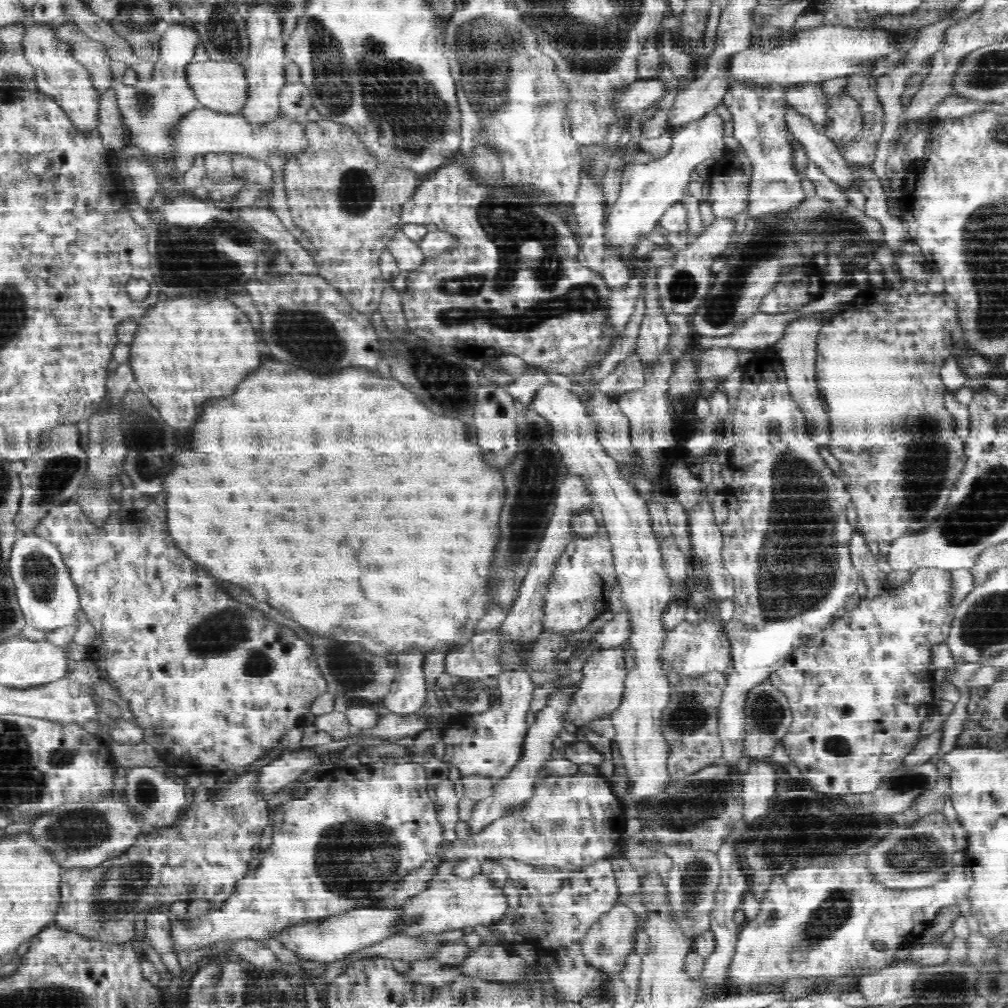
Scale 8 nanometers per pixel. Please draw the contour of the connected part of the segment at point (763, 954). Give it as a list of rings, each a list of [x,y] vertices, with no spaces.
[[[858,852],[858,854],[844,854],[842,858],[834,858],[834,860],[826,860],[822,864],[808,864],[804,868],[794,868],[790,870],[788,874],[784,876],[776,876],[770,890],[766,892],[766,898],[762,901],[762,912],[750,920],[747,920],[746,926],[741,927],[738,942],[736,944],[736,956],[732,960],[732,966],[730,966],[730,981],[728,991],[735,991],[738,985],[744,983],[759,983],[763,980],[783,981],[787,978],[794,977],[811,977],[814,975],[822,975],[822,977],[828,977],[830,980],[841,976],[841,974],[848,967],[857,967],[858,965],[866,965],[866,967],[872,967],[874,972],[884,968],[885,964],[894,958],[898,948],[903,946],[909,946],[912,943],[920,940],[923,932],[930,926],[932,919],[936,916],[936,913],[941,909],[941,906],[946,906],[950,903],[960,903],[963,900],[968,899],[968,892],[970,884],[972,884],[972,874],[970,870],[966,870],[964,866],[954,866],[940,882],[932,884],[932,886],[922,886],[922,888],[898,888],[890,887],[888,883],[880,882],[878,878],[879,874],[875,874],[875,870],[872,870],[872,864],[870,864],[870,856],[868,852]]]

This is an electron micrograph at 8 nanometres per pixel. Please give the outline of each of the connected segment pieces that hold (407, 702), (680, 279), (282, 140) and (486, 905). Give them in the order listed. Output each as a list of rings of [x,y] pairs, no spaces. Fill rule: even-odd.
[[[422,653],[398,655],[396,674],[390,692],[378,704],[386,706],[390,714],[402,719],[421,714],[426,709],[426,685],[421,664]]]
[[[714,220],[712,228],[704,232],[698,240],[688,244],[686,248],[678,250],[674,254],[674,260],[665,262],[662,266],[654,268],[655,293],[653,298],[659,306],[661,315],[666,317],[670,314],[681,314],[690,316],[697,306],[700,306],[708,294],[712,284],[710,276],[714,276],[711,271],[712,261],[718,256],[723,256],[722,250],[726,250],[730,236],[734,232],[734,222],[731,220]],[[722,252],[722,254],[720,254]]]
[[[198,107],[196,108],[183,122],[181,127],[181,138],[178,142],[178,151],[180,151],[180,158],[178,158],[179,172],[181,176],[190,169],[194,164],[194,159],[198,156],[204,156],[209,152],[217,153],[240,153],[252,156],[253,158],[265,160],[273,169],[272,181],[274,182],[274,190],[272,190],[272,204],[276,210],[276,217],[280,219],[282,225],[289,231],[292,237],[298,236],[300,244],[303,249],[310,252],[310,256],[314,258],[314,252],[310,248],[310,241],[307,235],[301,228],[298,228],[293,223],[286,198],[284,198],[284,186],[282,186],[282,174],[284,174],[284,154],[286,152],[295,153],[300,147],[303,147],[304,142],[304,125],[299,124],[298,120],[294,122],[286,122],[279,119],[272,122],[272,125],[265,126],[264,129],[254,131],[250,129],[240,114],[220,113],[212,109]]]
[[[444,862],[423,889],[405,898],[404,904],[395,909],[391,932],[394,935],[410,937],[442,934],[466,926],[495,923],[507,913],[507,910],[507,900],[502,889],[496,888],[483,875],[468,879],[459,878],[455,876],[452,862]]]

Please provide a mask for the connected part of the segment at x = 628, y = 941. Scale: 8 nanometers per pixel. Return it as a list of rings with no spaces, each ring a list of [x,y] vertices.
[[[616,904],[594,923],[580,939],[579,954],[588,966],[601,971],[605,975],[618,972],[626,966],[628,955],[634,952],[634,934],[638,930],[638,918],[625,906]]]

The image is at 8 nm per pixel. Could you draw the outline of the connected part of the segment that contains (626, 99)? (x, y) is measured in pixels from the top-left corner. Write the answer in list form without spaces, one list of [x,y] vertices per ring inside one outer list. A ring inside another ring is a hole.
[[[658,78],[656,79],[639,79],[632,86],[622,90],[622,96],[619,100],[619,116],[629,117],[634,112],[640,114],[652,106],[654,102],[659,101],[663,94],[663,86]]]

